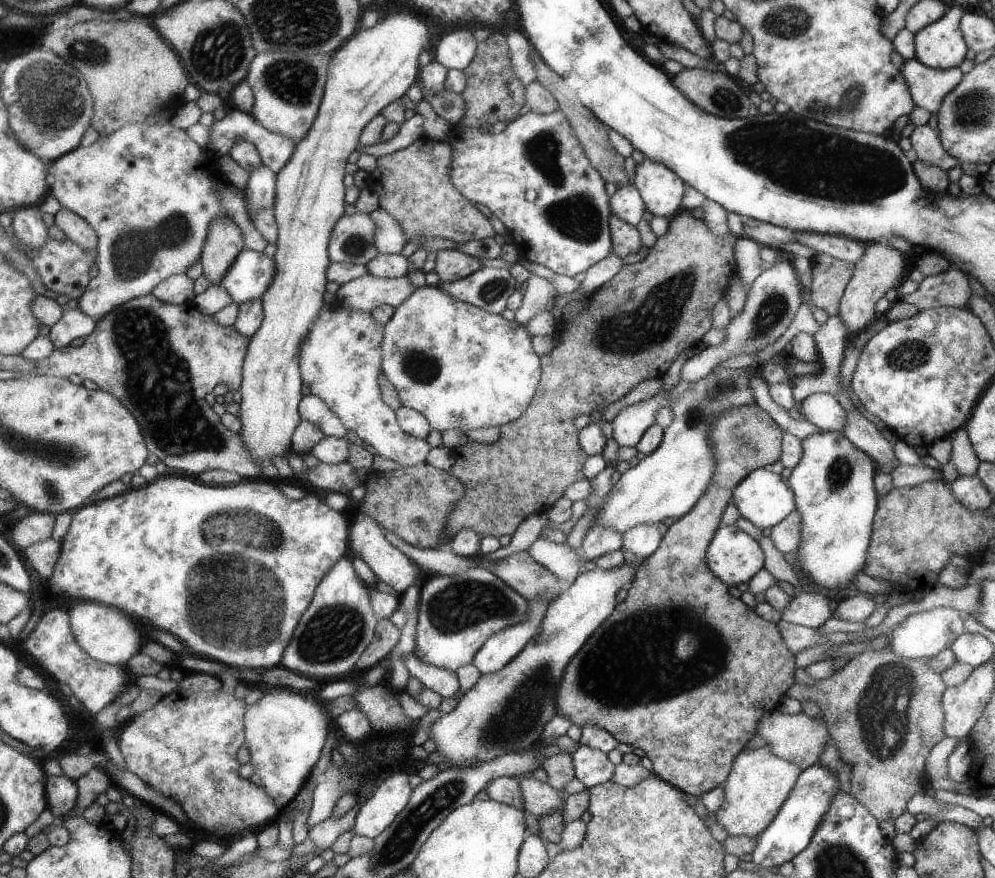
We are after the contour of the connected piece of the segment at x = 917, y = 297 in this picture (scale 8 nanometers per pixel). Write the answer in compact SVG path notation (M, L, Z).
M959 269L944 270L943 272L927 275L919 283L919 287L908 295L898 299L919 310L933 307L967 308L970 298L968 276Z

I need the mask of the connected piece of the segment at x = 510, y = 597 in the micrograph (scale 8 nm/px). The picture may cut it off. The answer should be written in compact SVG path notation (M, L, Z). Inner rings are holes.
M471 569L455 576L429 575L422 586L415 654L428 665L458 672L474 662L476 654L495 633L520 623L528 616L529 600L521 596L509 583L487 569Z

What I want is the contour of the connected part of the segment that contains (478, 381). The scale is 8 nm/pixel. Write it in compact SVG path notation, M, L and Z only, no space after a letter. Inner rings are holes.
M429 285L419 287L399 308L395 309L395 313L384 327L385 336L384 344L382 345L384 350L384 374L387 375L387 378L399 391L399 396L404 406L424 414L432 422L432 428L434 429L440 431L453 429L467 432L467 430L472 428L505 426L507 423L515 421L516 418L519 418L529 408L540 385L540 377L542 376L541 357L535 352L533 340L529 336L530 332L524 324L517 320L510 322L501 315L491 314L478 306L457 300L450 294L447 294L441 287Z

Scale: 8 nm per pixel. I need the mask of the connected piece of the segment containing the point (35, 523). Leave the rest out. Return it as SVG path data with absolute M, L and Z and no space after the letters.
M29 512L26 517L19 519L13 523L13 541L23 550L28 546L51 539L57 522L57 515L46 512Z

